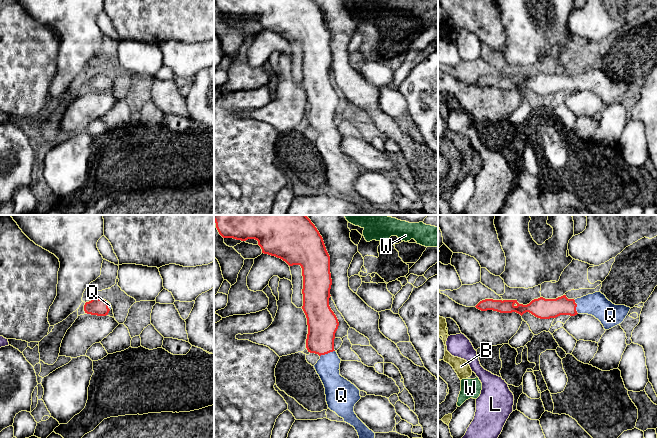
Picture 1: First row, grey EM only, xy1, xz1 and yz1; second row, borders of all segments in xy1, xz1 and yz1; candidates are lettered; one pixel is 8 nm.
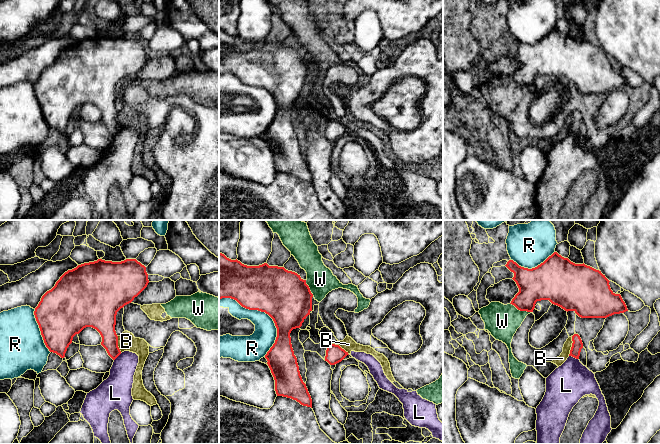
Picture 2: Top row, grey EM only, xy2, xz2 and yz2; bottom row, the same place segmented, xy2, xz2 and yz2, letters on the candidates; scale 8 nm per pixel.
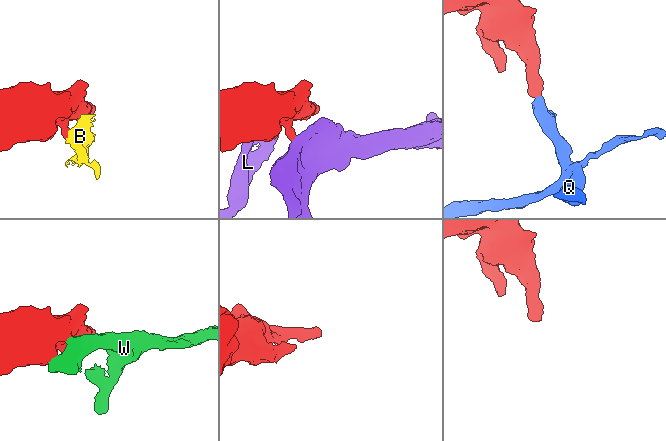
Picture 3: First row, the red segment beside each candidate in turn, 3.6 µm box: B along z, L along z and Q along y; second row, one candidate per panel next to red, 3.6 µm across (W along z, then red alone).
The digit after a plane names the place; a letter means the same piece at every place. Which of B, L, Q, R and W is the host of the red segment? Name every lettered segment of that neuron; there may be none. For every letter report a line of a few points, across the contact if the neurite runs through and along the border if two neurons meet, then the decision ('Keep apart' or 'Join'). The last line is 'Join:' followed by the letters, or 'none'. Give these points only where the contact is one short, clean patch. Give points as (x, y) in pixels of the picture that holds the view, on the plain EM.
B: Line: yz2 (572, 112), (572, 122), (568, 131). Keep apart
L: Line: yz2 (569, 131), (578, 135). Keep apart
Q: Line: xz1 (322, 99), (322, 120), (327, 129), (327, 143). Join
R: Keep apart
W: Keep apart
Join: Q

